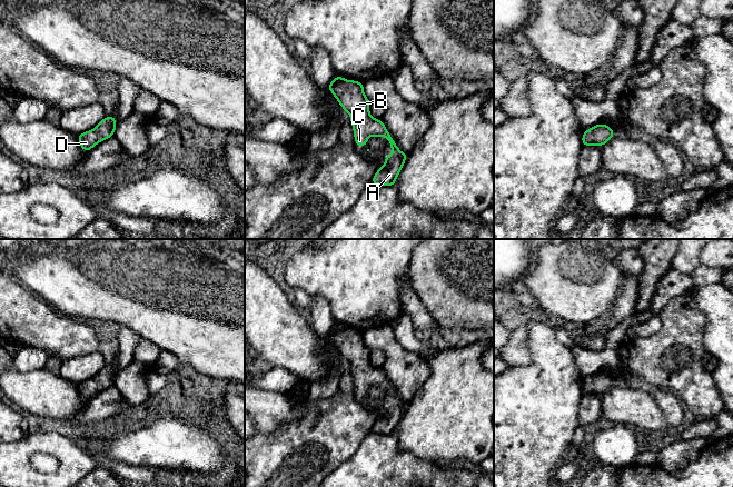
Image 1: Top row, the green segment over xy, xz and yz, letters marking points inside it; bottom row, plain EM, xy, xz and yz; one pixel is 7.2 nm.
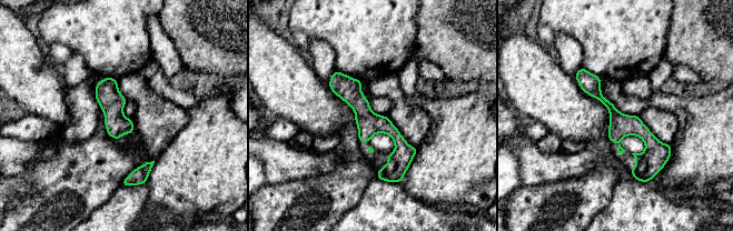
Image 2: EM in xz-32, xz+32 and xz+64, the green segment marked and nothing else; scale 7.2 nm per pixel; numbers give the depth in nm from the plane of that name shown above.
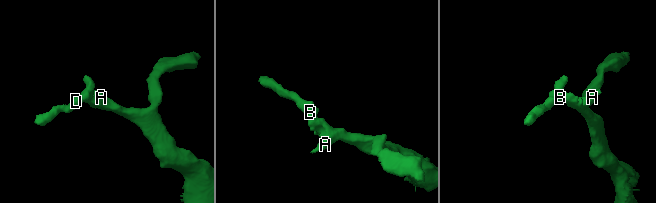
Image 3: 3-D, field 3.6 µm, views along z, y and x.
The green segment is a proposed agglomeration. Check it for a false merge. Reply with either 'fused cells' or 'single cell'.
single cell

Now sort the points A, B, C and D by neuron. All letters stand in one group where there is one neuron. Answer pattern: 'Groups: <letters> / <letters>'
Groups: A B C D

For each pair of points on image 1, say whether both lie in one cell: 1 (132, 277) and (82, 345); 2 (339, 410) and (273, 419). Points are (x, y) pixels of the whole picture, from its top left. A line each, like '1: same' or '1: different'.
1: different
2: different

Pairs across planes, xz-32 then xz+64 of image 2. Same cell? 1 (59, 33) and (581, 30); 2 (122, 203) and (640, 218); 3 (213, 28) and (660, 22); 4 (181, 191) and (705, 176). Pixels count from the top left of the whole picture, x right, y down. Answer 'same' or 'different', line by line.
1: same
2: same
3: different
4: same

